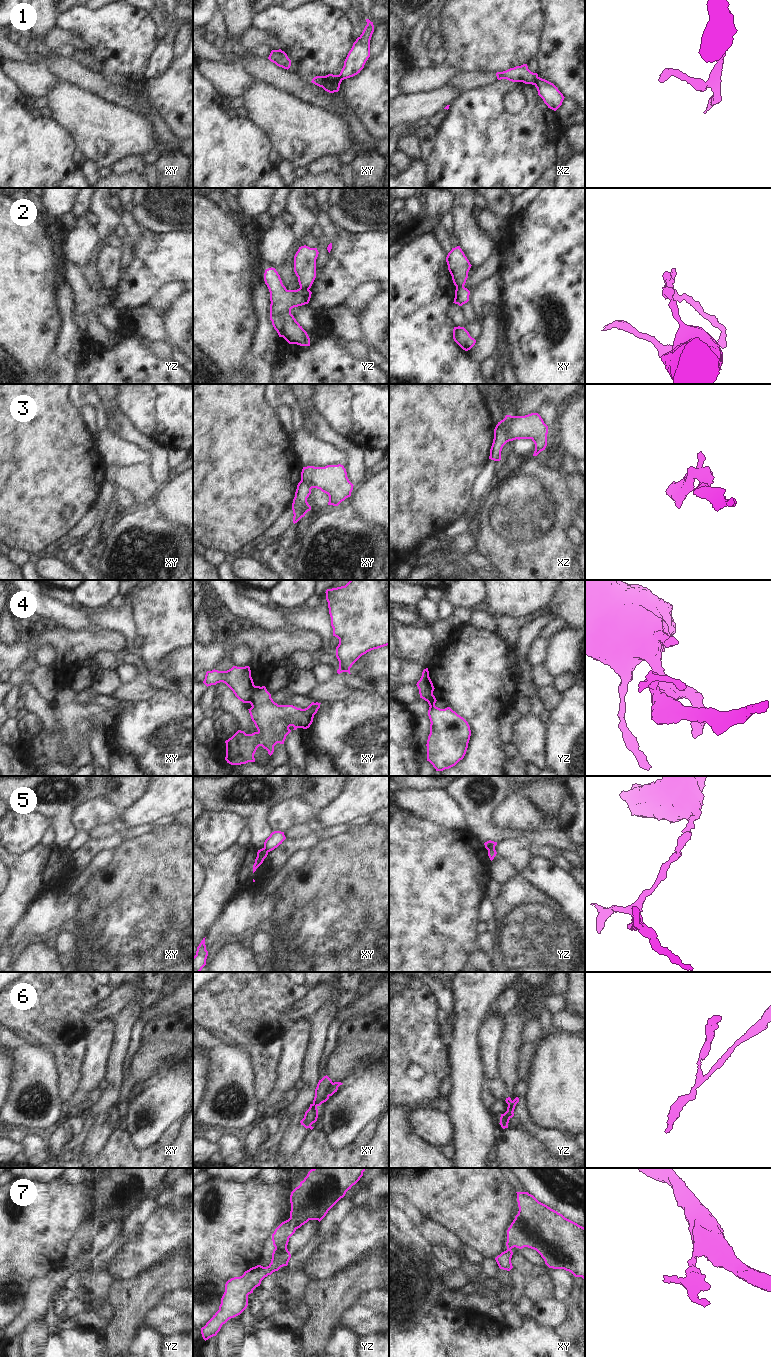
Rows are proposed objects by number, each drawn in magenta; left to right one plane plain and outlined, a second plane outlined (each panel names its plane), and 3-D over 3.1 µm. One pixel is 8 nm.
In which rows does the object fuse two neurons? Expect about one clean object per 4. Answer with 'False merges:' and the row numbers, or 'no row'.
False merges: 1, 2, 3, 4, 5, 6, 7

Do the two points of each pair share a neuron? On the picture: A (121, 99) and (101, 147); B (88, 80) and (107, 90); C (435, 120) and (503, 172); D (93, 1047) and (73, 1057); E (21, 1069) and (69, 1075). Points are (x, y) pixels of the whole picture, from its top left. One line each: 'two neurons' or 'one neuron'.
A: two neurons
B: one neuron
C: two neurons
D: two neurons
E: two neurons

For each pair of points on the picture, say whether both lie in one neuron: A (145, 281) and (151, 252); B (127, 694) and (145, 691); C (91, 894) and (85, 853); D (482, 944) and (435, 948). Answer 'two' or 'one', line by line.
A: one
B: one
C: two
D: two

